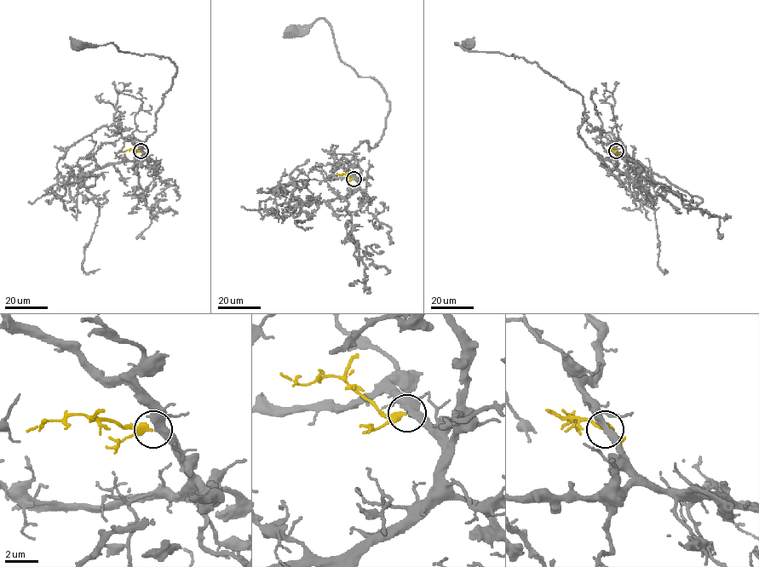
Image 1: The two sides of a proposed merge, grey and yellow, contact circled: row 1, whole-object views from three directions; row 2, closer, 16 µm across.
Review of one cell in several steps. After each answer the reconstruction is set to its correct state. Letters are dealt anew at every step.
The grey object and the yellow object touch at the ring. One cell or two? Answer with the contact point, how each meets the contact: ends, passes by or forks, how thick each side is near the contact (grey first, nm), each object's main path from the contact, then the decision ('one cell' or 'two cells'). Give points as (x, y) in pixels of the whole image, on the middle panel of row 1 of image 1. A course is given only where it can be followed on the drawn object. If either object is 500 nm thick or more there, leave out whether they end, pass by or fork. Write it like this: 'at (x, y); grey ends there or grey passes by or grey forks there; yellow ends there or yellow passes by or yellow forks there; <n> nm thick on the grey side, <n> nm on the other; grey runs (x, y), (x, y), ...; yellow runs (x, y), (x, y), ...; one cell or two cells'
at (353, 179); grey forks there; yellow passes by; 340 nm thick on the grey side, 280 nm on the other; grey runs (353, 179), (360, 168), (353, 150), (381, 139), (386, 94), (341, 59), (324, 19), (292, 31); yellow runs (353, 179), (337, 173); one cell

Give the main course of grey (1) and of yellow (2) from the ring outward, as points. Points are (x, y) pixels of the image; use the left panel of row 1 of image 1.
1: (140, 151), (147, 159), (140, 146), (155, 131), (176, 66), (112, 42), (79, 47)
2: (140, 151), (124, 151)

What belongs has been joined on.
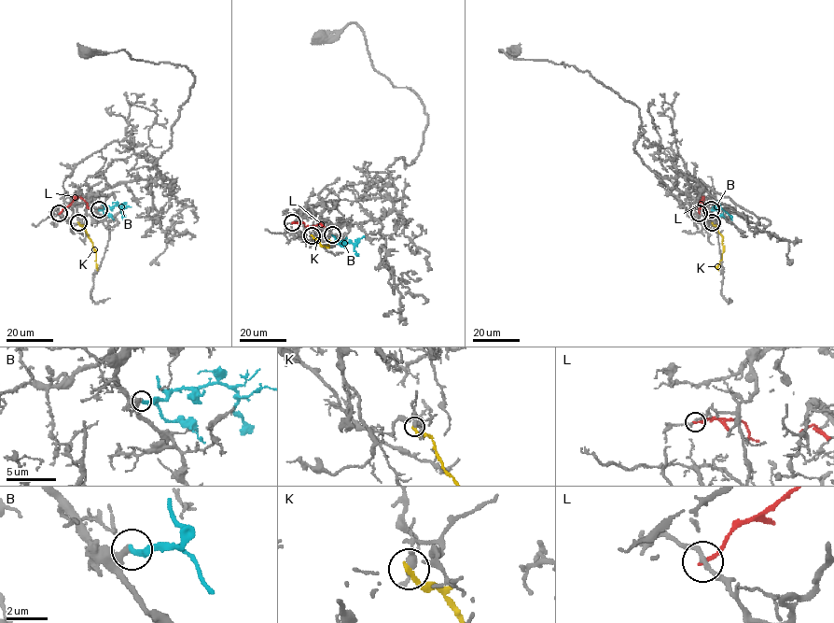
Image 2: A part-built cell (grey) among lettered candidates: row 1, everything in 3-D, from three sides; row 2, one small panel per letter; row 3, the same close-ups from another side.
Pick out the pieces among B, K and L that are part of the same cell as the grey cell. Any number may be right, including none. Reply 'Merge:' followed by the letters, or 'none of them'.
Merge: B

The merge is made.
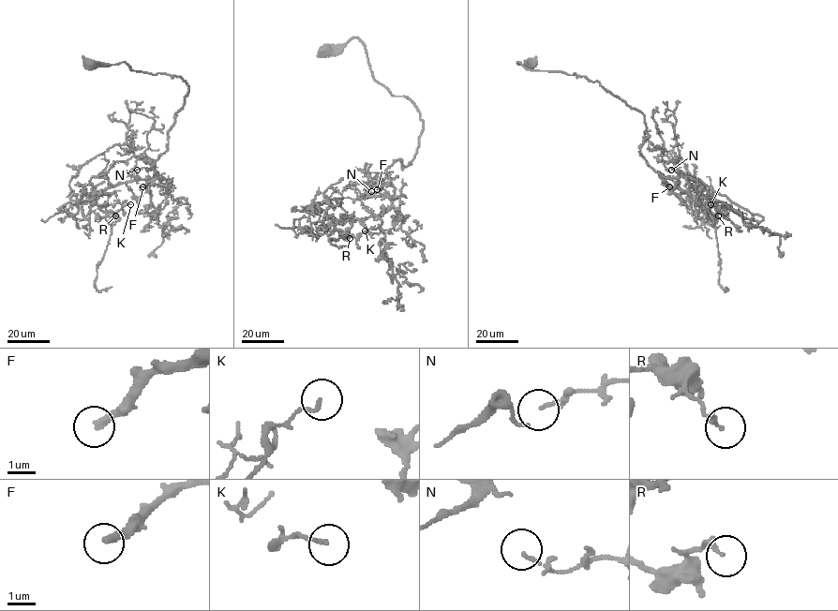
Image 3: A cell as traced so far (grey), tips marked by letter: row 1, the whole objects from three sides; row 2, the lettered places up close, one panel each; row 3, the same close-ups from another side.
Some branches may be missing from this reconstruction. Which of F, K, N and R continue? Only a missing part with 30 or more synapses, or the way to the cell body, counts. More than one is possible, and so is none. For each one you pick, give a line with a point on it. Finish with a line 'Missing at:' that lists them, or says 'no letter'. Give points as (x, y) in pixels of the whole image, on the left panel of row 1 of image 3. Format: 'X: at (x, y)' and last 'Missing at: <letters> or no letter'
F: at (142, 186)
Missing at: F

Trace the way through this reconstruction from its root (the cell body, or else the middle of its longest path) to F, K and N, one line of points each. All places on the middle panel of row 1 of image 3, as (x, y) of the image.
F: (326, 51), (357, 37), (372, 77), (423, 122), (411, 163), (396, 160), (377, 189)
K: (326, 51), (357, 37), (372, 77), (423, 122), (411, 163), (387, 169), (392, 205), (331, 221), (365, 230)
N: (326, 51), (357, 37), (372, 77), (408, 97), (423, 122), (411, 163), (387, 169), (394, 199), (371, 191)

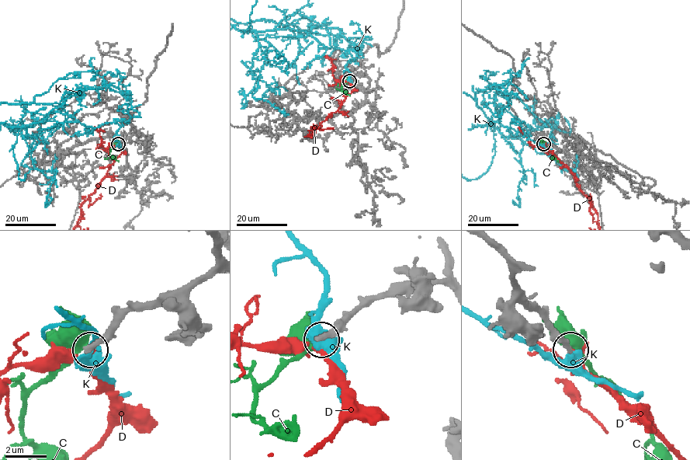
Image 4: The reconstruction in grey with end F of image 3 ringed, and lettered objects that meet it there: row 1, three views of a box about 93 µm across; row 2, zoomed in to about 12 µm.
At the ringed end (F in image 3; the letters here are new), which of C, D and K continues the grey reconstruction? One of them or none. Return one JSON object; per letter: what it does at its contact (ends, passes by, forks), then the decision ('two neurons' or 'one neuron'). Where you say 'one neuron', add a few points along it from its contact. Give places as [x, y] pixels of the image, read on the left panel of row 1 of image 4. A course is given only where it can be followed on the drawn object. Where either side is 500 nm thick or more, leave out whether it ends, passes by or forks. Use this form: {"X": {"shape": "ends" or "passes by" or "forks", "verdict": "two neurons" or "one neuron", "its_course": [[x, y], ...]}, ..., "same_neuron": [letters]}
{"C": {"verdict": "two neurons"}, "D": {"shape": "passes by", "verdict": "one neuron"}, "K": {"verdict": "two neurons"}, "same_neuron": ["D"]}

